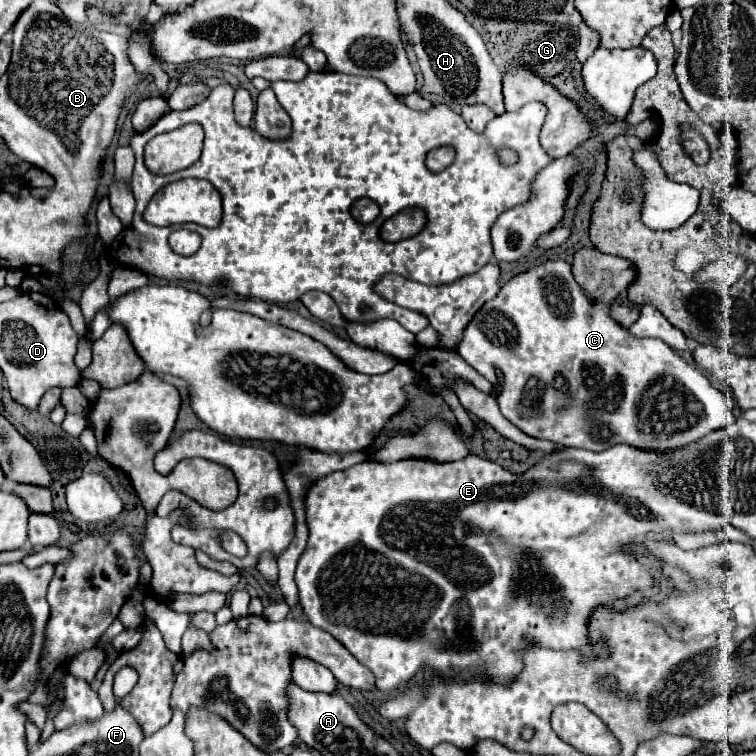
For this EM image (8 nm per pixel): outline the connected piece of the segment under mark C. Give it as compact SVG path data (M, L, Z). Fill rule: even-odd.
M547 260L539 266L529 268L523 274L513 276L507 284L503 284L501 292L489 300L485 306L481 306L481 310L477 310L477 314L473 316L473 320L469 322L469 326L465 328L465 334L461 336L461 342L457 342L457 352L477 370L481 372L487 380L493 380L495 386L499 386L499 394L497 394L497 402L499 402L499 410L501 414L515 424L521 432L525 432L527 436L533 438L541 438L541 440L551 440L555 444L561 446L577 446L577 448L587 448L587 450L605 450L613 444L619 442L627 442L633 444L637 448L651 448L651 450L673 450L679 446L685 446L697 438L701 438L703 434L707 434L709 430L719 430L719 428L727 428L733 422L733 410L731 410L731 402L717 390L711 386L711 382L693 366L689 366L675 350L671 350L663 340L659 338L639 338L633 336L629 332L629 328L621 326L615 318L611 318L609 314L609 304L597 302L593 298L589 298L587 292L583 292L583 288L575 282L573 274L571 274L571 264L565 260ZM497 372L503 374L503 380L499 380ZM655 382L655 394L647 394L649 386Z

